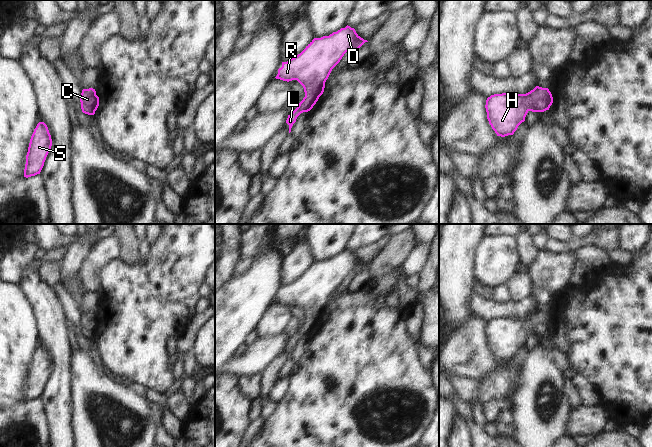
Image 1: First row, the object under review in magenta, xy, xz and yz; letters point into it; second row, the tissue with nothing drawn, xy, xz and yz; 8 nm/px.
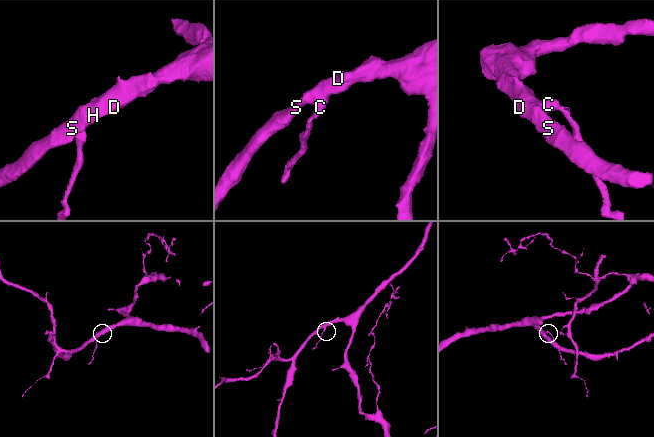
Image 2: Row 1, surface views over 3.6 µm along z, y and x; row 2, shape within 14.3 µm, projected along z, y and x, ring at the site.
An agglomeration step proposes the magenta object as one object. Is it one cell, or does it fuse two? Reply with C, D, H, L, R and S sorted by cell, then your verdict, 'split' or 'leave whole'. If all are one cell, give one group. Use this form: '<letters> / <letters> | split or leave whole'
C D H L R S | leave whole

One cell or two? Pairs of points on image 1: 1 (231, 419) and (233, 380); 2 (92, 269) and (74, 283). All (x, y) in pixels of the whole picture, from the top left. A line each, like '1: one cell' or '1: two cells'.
1: one cell
2: two cells

